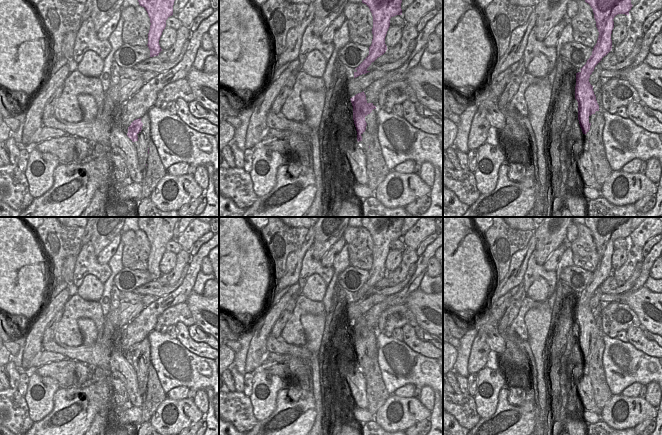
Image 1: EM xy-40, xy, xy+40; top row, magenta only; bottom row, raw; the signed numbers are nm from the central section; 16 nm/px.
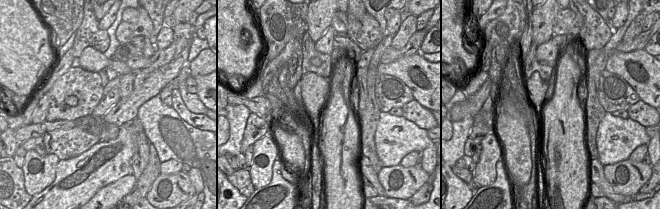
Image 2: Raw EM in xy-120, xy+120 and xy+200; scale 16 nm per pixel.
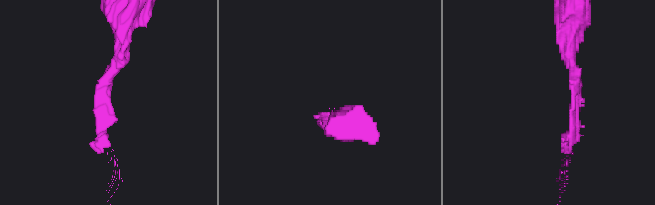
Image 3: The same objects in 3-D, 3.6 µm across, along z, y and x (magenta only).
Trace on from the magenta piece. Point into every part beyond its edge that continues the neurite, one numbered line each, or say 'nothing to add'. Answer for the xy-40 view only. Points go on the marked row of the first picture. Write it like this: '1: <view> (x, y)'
1: xy-40 (141, 145)

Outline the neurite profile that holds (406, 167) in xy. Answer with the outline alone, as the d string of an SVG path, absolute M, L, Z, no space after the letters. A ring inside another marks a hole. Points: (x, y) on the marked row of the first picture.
M407 160L401 164L395 166L394 171L403 174L413 173L413 169L416 165L416 162L413 160Z

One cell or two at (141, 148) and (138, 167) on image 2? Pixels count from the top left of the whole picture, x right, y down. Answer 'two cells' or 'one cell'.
one cell

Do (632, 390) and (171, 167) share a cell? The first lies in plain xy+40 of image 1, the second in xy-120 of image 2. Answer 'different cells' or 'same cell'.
same cell

